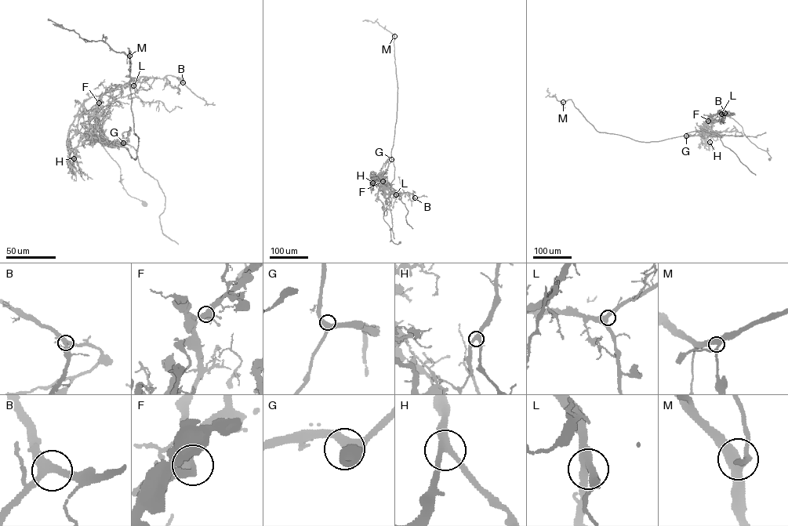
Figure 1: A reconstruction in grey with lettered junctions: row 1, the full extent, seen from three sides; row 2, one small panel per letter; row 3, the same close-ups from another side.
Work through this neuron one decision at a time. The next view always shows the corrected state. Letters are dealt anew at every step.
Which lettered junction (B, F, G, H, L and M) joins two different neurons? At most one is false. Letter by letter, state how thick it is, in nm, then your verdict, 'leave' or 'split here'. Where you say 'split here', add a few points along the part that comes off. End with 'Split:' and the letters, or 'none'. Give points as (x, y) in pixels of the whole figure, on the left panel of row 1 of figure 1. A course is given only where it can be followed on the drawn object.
B: 360 nm thick; leave
F: 360 nm thick; split here; foreign part runs (99, 103), (101, 93), (122, 86), (122, 92), (109, 99), (101, 139), (121, 169), (124, 189), (145, 206)
G: 380 nm thick; leave
H: 320 nm thick; leave
L: 400 nm thick; leave
M: 440 nm thick; leave
Split: F

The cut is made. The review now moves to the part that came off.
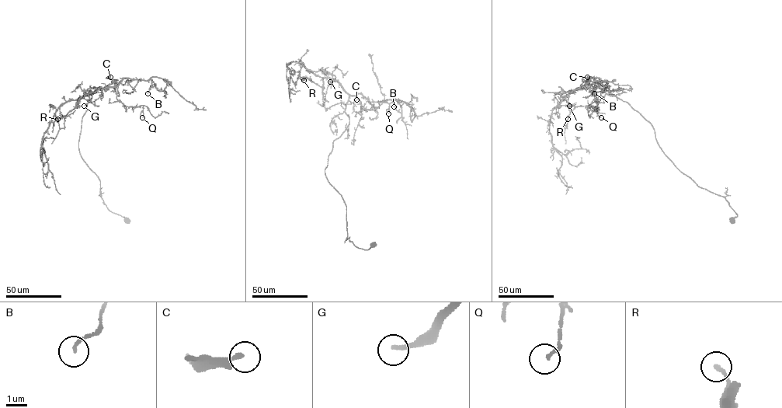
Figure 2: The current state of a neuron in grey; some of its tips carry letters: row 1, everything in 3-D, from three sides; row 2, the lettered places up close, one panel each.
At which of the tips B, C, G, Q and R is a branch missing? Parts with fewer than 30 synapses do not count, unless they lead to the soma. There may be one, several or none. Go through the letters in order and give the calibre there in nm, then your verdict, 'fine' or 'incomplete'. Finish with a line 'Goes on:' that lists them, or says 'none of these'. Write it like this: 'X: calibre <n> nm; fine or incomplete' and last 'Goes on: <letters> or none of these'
B: calibre 140 nm; fine
C: calibre 240 nm; fine
G: calibre 240 nm; incomplete
Q: calibre 170 nm; fine
R: calibre 180 nm; fine
Goes on: G

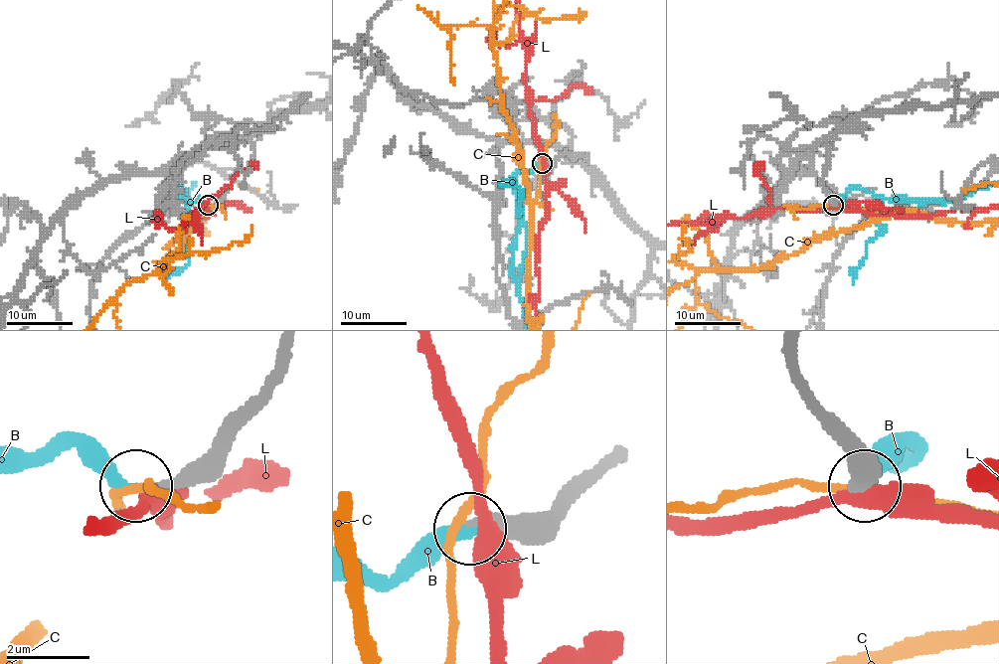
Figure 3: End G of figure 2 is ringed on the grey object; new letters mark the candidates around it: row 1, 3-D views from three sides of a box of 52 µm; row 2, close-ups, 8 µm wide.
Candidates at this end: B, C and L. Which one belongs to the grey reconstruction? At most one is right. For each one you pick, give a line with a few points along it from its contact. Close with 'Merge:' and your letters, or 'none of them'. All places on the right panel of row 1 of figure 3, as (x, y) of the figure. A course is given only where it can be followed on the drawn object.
Merge: B

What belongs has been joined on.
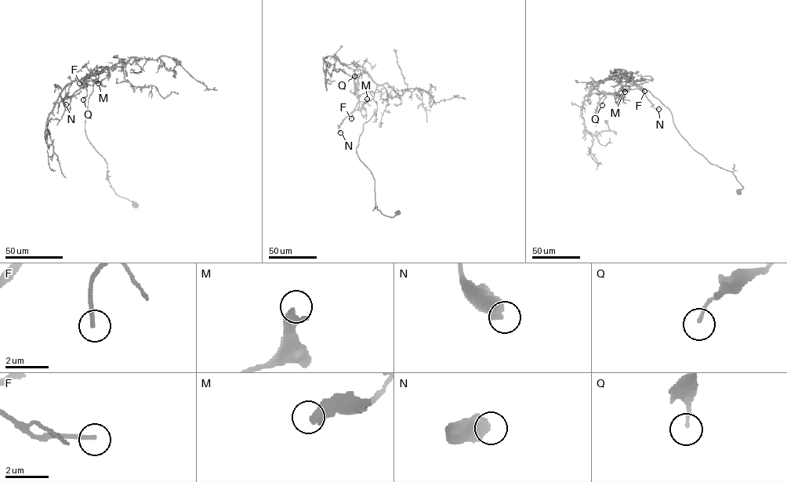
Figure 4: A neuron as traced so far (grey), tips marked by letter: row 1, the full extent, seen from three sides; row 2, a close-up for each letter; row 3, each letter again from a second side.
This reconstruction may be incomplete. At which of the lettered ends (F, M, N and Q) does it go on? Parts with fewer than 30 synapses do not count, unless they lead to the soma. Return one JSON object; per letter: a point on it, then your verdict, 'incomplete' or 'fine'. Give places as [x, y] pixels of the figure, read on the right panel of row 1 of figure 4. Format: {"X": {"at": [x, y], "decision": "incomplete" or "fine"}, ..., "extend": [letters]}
{"F": {"at": [644, 91], "decision": "fine"}, "M": {"at": [625, 92], "decision": "fine"}, "N": {"at": [658, 109], "decision": "fine"}, "Q": {"at": [602, 105], "decision": "fine"}, "extend": []}

